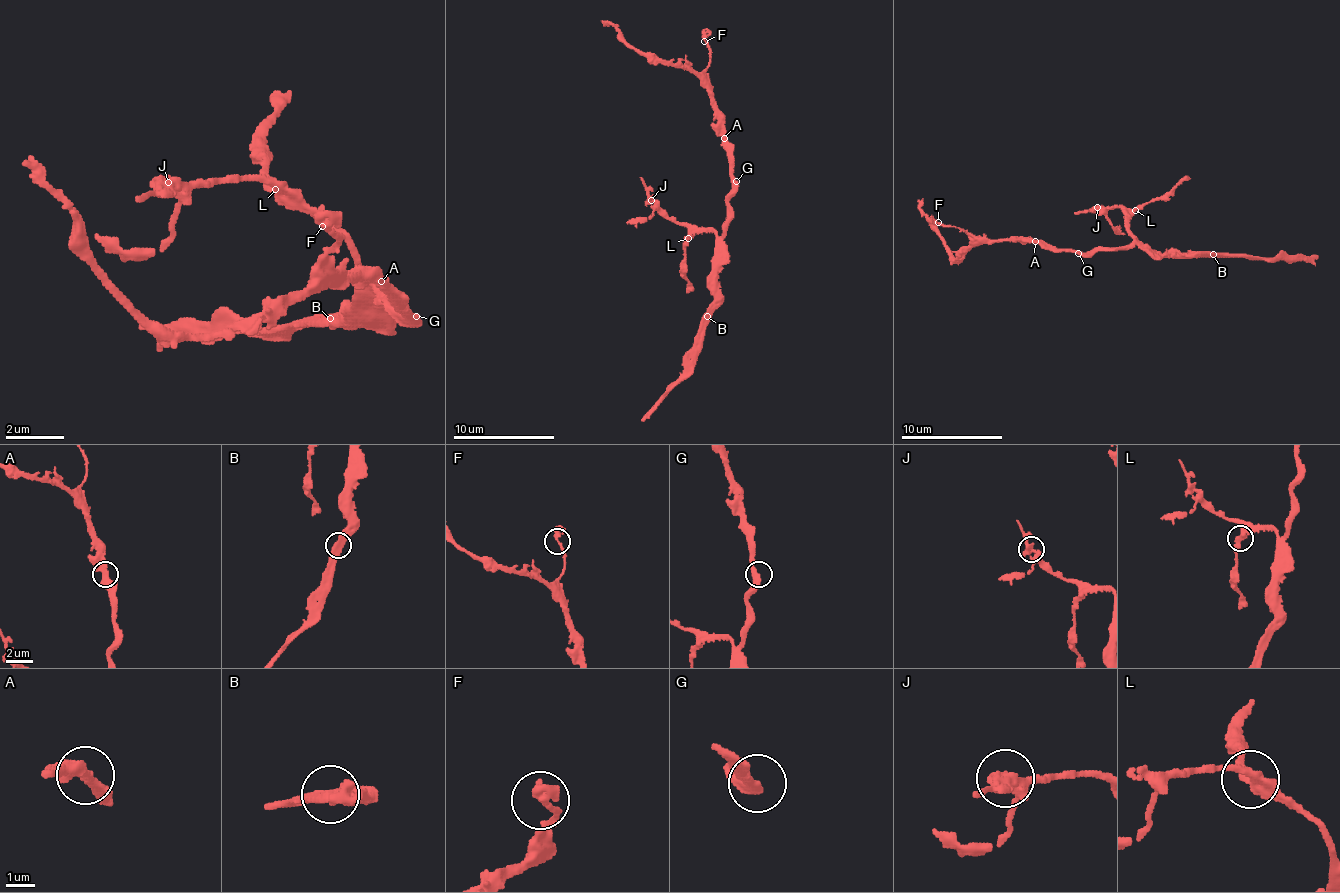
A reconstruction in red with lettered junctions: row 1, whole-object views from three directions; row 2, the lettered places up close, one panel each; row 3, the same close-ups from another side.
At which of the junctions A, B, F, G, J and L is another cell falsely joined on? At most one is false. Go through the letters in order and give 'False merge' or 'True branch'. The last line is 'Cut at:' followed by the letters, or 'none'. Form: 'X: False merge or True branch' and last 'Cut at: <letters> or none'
A: True branch
B: True branch
F: True branch
G: True branch
J: True branch
L: True branch
Cut at: none

